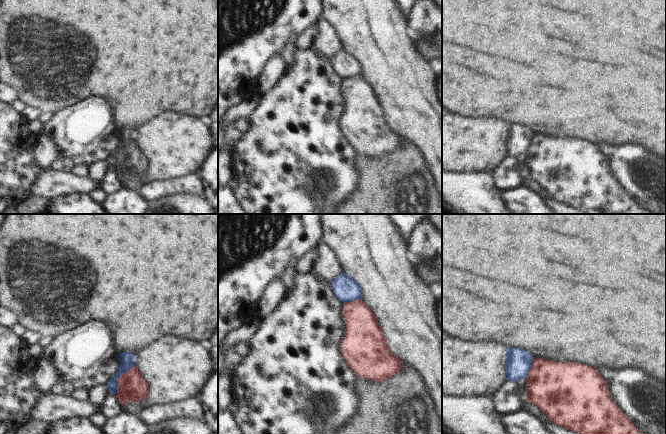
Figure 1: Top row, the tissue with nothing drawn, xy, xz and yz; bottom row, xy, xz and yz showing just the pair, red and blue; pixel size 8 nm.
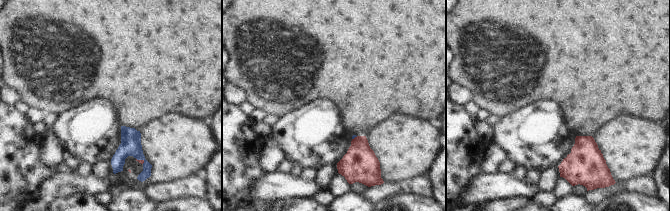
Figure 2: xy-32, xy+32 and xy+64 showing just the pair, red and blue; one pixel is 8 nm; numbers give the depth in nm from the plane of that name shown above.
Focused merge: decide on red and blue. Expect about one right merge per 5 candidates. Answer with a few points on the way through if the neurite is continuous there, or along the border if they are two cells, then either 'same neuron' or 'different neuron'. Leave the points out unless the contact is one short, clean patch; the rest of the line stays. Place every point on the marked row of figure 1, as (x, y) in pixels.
border along xy (136, 363), (118, 379), (118, 390), (114, 394); different neuron

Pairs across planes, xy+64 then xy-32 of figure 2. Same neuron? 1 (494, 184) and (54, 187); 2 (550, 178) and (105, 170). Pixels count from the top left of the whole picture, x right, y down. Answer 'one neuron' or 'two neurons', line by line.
1: one neuron
2: one neuron

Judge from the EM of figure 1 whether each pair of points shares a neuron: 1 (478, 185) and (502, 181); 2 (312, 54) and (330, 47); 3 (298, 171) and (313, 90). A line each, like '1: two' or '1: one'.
1: two
2: two
3: one

